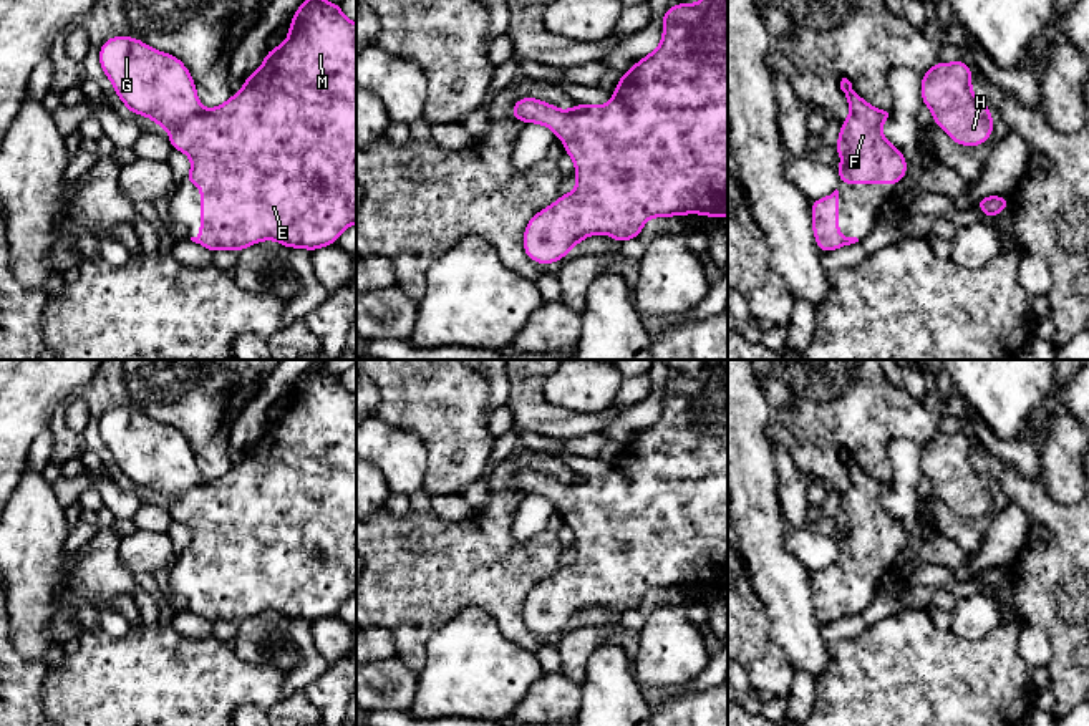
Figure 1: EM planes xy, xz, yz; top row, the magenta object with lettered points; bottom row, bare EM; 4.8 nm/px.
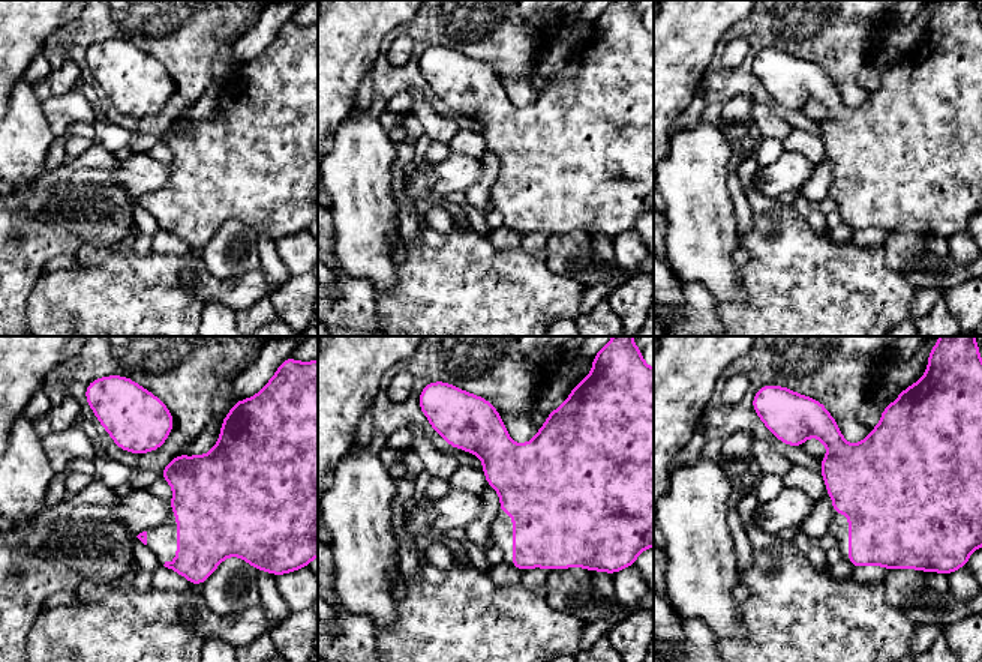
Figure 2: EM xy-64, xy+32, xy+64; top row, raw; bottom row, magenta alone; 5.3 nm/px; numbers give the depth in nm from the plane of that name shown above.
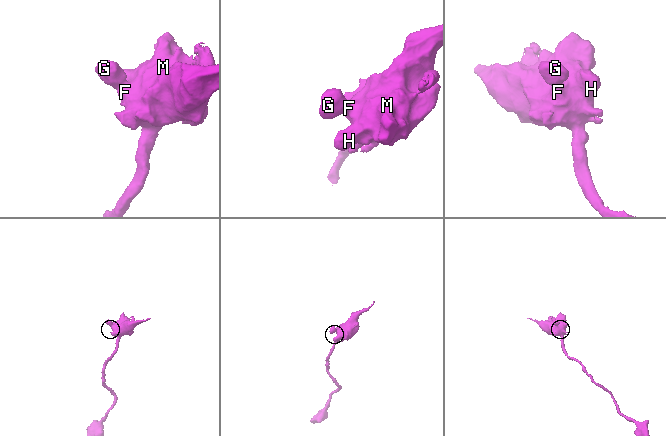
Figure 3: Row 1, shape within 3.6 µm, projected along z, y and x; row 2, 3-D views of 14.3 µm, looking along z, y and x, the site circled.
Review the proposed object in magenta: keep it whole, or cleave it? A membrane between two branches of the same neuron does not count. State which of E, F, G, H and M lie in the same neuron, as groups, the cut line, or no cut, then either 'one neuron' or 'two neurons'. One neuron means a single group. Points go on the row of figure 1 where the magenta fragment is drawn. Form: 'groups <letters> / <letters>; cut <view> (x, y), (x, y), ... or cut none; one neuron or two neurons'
groups E F G H M; cut none; one neuron

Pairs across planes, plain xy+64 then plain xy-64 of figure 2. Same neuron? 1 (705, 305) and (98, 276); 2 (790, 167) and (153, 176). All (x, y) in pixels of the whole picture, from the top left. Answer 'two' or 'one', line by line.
1: two
2: one

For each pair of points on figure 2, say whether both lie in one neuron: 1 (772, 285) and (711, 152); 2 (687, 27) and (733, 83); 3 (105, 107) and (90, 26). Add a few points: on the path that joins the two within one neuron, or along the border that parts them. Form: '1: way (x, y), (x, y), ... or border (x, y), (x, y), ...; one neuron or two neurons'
1: border (741, 239), (738, 243); two neurons
2: border (732, 27), (717, 44), (715, 54), (700, 83); two neurons
3: way (95, 87), (87, 80), (80, 62), (80, 45); one neuron

